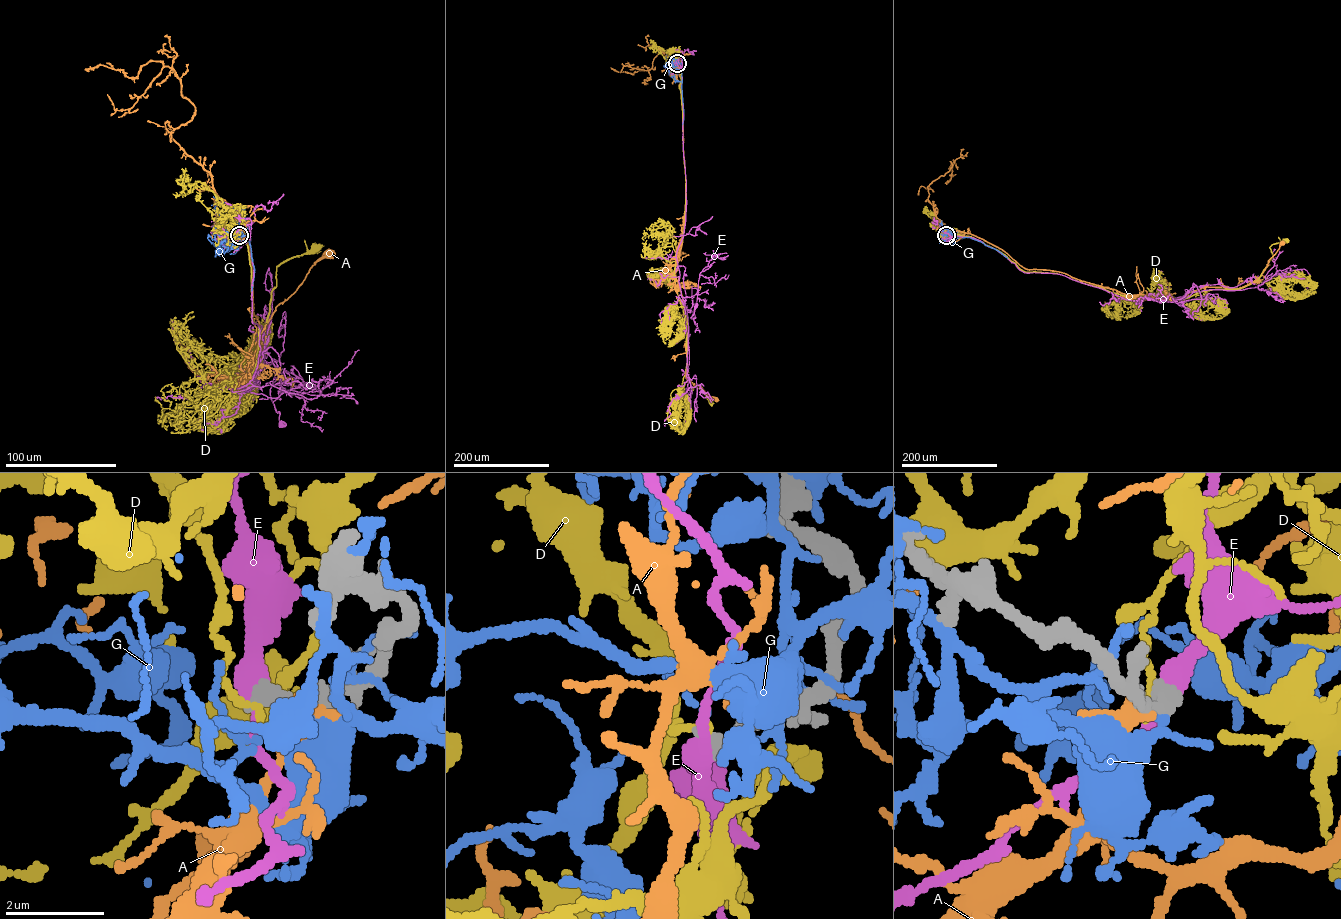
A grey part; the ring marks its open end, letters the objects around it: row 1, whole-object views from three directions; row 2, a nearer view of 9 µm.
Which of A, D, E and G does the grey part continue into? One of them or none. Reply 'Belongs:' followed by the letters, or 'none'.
Belongs: none

